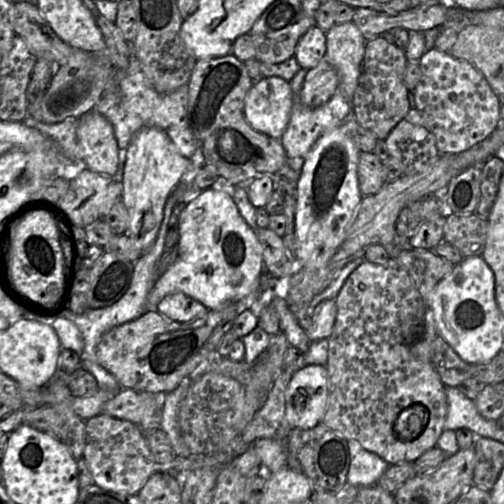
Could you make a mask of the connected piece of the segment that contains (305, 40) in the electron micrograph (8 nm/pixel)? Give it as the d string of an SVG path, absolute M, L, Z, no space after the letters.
M313 26L300 38L294 56L302 69L310 70L325 59L325 33L319 27Z

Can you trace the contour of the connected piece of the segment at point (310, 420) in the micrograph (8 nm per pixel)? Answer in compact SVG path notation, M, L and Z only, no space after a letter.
M304 365L292 373L285 392L286 418L292 428L309 429L322 421L328 404L325 365Z

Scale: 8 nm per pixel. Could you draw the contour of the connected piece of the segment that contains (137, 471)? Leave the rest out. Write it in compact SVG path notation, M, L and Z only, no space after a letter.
M103 413L86 420L84 444L83 458L94 484L109 491L135 495L160 468L154 461L143 430L127 420Z

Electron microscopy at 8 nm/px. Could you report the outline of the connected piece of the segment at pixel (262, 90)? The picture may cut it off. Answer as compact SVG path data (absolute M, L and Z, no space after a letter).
M277 76L254 82L244 99L244 117L254 130L280 139L292 110L290 82Z

